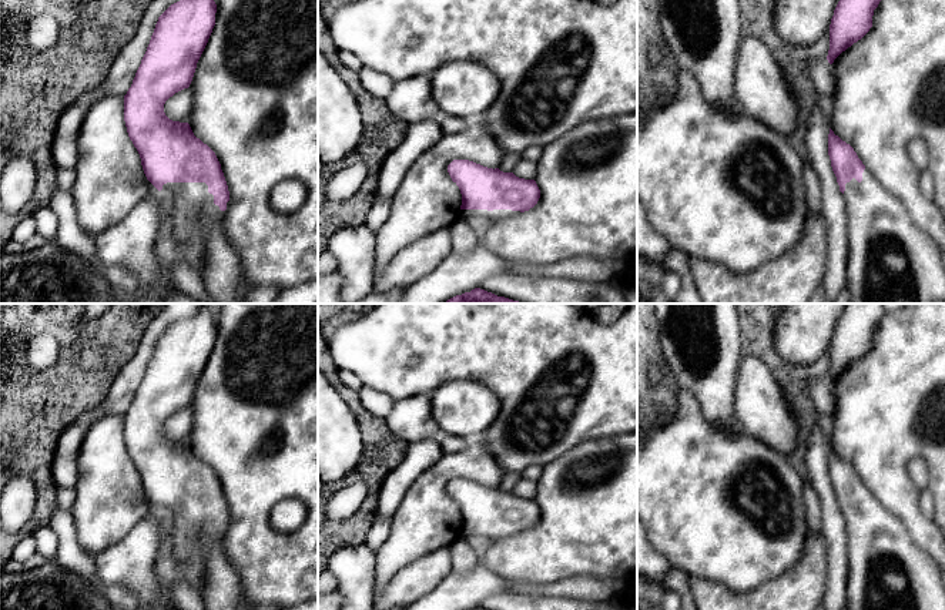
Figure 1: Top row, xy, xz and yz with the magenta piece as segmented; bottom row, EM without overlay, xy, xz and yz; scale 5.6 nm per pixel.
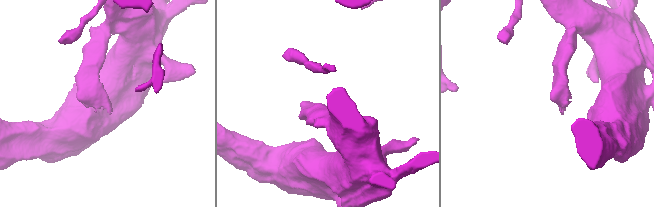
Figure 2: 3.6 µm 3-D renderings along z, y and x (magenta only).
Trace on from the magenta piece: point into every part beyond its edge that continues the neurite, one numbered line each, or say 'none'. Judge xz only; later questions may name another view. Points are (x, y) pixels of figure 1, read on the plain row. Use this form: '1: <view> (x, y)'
1: xz (483, 535)

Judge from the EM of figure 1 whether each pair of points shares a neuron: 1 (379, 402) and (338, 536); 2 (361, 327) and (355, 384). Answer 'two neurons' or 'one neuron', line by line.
1: two neurons
2: two neurons

